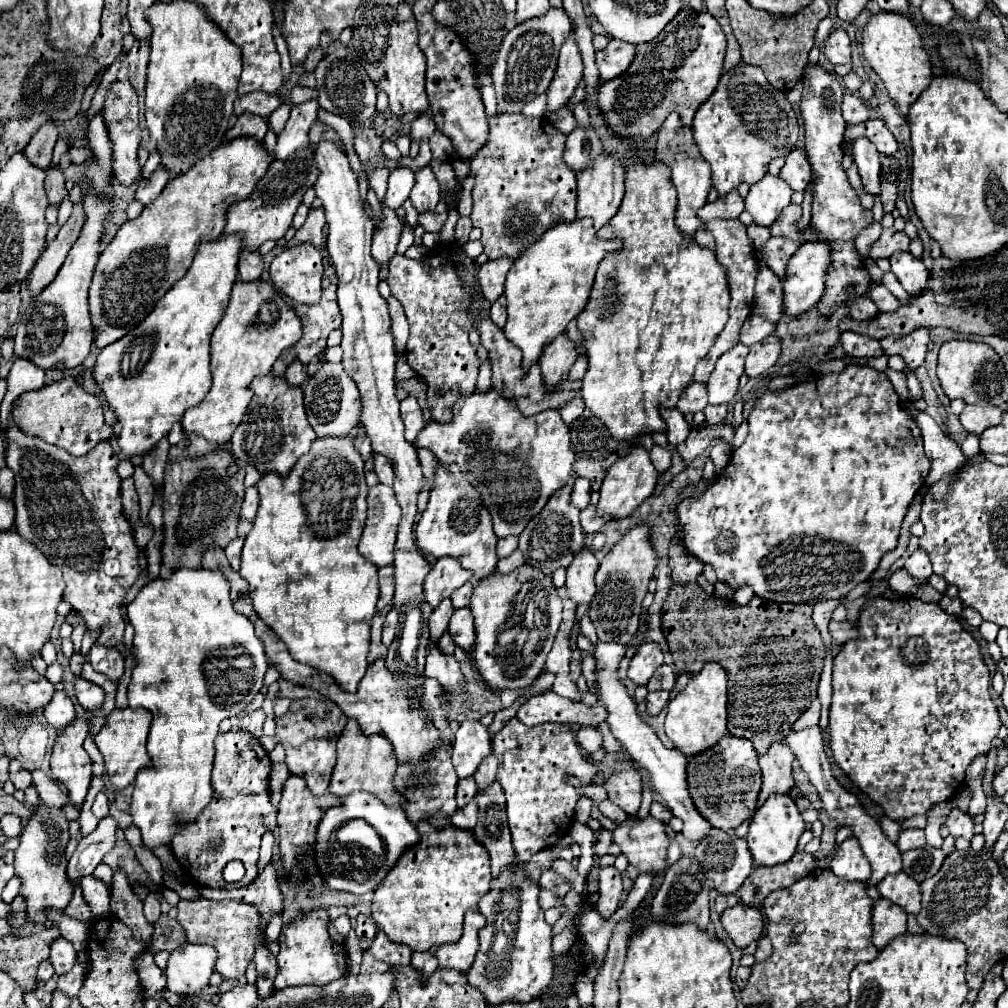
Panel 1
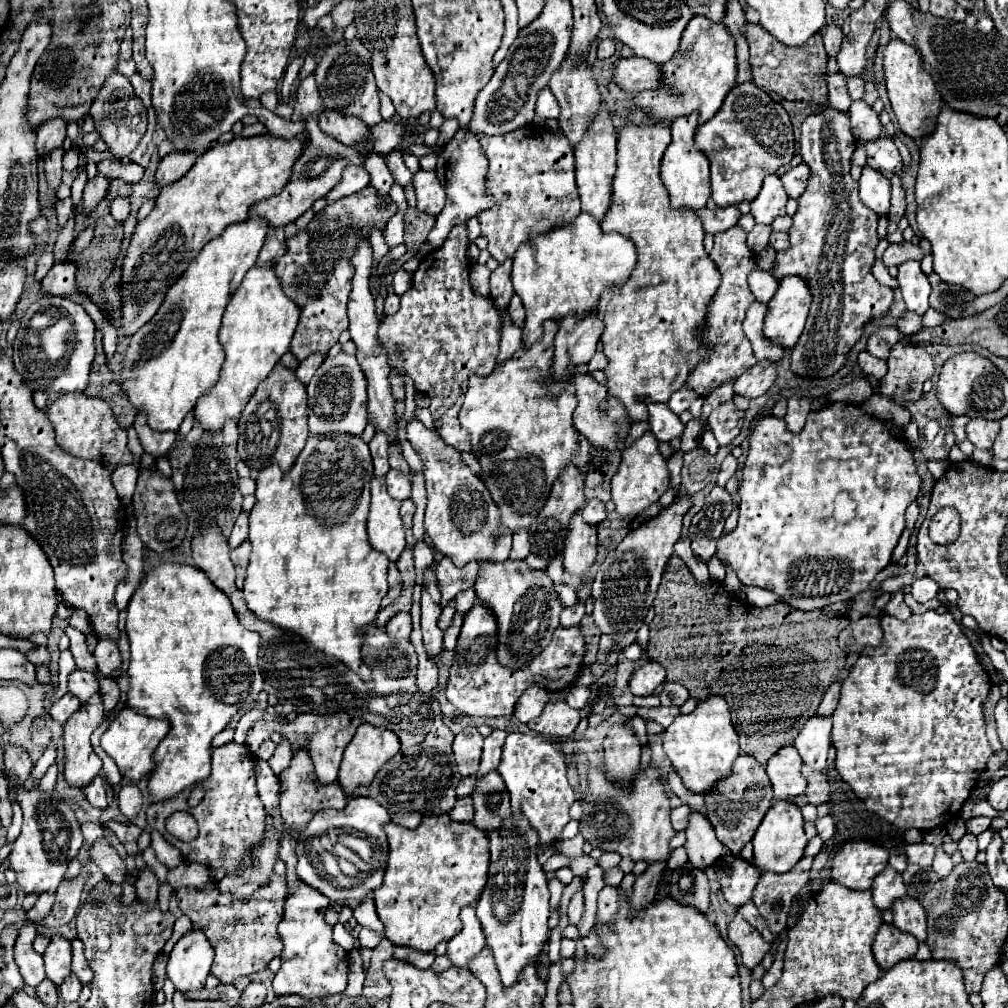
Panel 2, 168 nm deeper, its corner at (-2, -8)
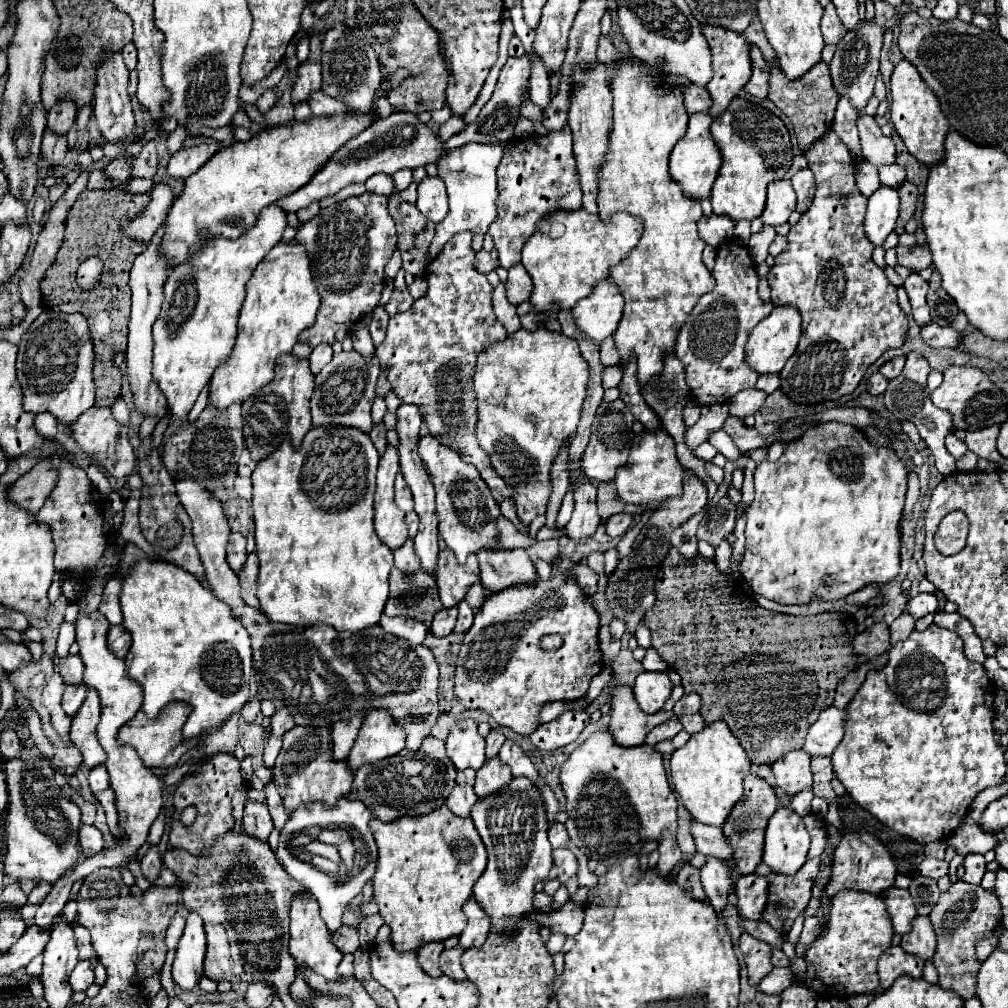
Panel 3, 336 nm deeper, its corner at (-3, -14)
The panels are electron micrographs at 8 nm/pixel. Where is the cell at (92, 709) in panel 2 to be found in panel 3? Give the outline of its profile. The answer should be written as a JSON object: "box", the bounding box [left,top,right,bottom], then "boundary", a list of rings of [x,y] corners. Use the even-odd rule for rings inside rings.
{"box":[70,688,106,768],"boundary":[[[90,688],[84,704],[80,706],[80,712],[76,712],[76,716],[72,718],[70,730],[70,740],[80,750],[86,768],[96,768],[106,760],[106,752],[96,738],[98,722],[100,722],[100,698],[96,696],[96,690]]]}

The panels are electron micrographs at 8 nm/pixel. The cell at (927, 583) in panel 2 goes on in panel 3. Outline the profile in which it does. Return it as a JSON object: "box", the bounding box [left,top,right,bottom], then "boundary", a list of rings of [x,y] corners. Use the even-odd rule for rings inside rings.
{"box":[906,592,938,618],"boundary":[[[920,592],[920,594],[910,598],[906,608],[914,618],[920,618],[920,616],[926,616],[926,614],[934,614],[938,610],[938,600],[936,600],[934,594]]]}

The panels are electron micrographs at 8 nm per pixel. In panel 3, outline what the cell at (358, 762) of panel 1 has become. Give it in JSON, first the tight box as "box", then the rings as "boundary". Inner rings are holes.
{"box":[346,710,406,770],"boundary":[[[374,710],[370,716],[364,718],[346,762],[350,770],[356,770],[364,764],[374,764],[378,760],[396,756],[400,750],[404,750],[404,740],[406,734],[394,722],[394,718],[388,712]]]}

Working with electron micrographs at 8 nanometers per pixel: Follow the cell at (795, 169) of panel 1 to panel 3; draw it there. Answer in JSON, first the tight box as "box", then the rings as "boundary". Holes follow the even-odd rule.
{"box":[790,168,814,212],"boundary":[[[804,168],[798,174],[794,174],[790,182],[798,196],[796,212],[806,212],[806,208],[812,204],[812,198],[814,198],[814,174],[808,168]]]}

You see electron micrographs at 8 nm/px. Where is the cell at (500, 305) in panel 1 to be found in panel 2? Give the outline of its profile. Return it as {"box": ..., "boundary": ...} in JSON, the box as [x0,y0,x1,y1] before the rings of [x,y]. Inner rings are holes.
{"box":[509,296,525,326],"boundary":[[[513,296],[511,302],[509,302],[509,314],[511,314],[511,320],[515,320],[515,326],[523,326],[525,322],[525,310],[523,310],[523,304],[521,304],[521,298],[519,296]]]}

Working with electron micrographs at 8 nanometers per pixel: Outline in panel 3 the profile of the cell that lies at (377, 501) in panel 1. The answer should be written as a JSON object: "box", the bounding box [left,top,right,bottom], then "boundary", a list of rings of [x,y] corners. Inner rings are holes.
{"box":[374,446,408,550],"boundary":[[[388,446],[378,464],[378,486],[374,496],[374,530],[390,550],[400,548],[408,538],[404,512],[394,504],[394,478],[398,470],[398,450]]]}

